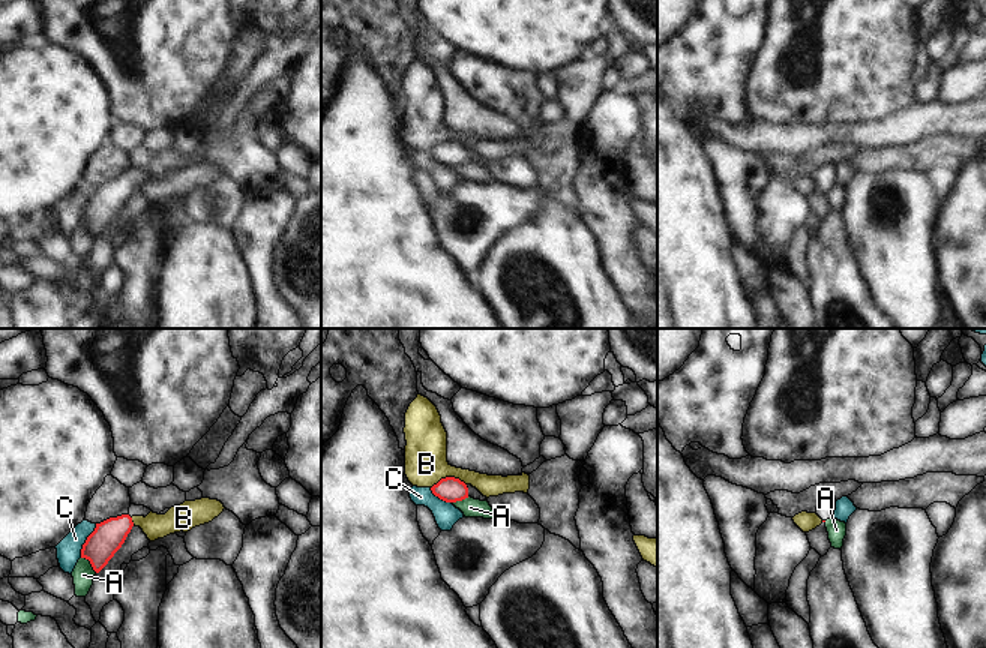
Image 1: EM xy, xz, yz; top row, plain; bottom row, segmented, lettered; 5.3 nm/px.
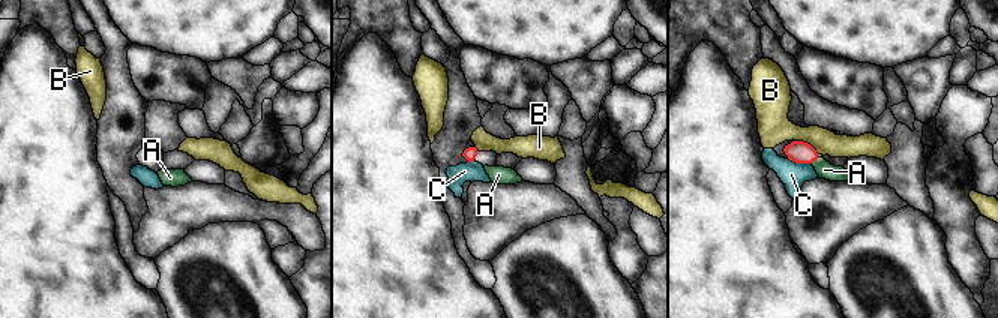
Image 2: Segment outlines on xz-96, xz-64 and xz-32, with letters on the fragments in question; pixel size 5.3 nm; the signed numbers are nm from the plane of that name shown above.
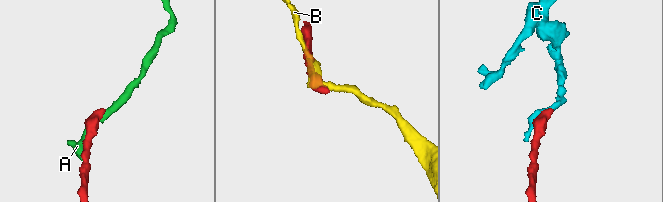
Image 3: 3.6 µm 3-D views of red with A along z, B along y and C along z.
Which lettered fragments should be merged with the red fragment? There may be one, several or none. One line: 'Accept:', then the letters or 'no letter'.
Accept: no letter

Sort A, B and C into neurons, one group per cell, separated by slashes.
A / B / C

